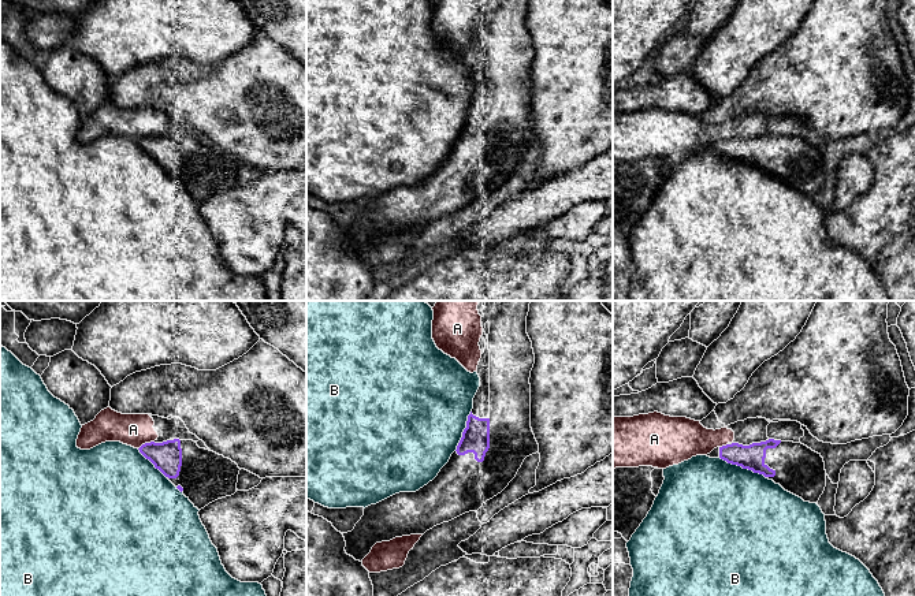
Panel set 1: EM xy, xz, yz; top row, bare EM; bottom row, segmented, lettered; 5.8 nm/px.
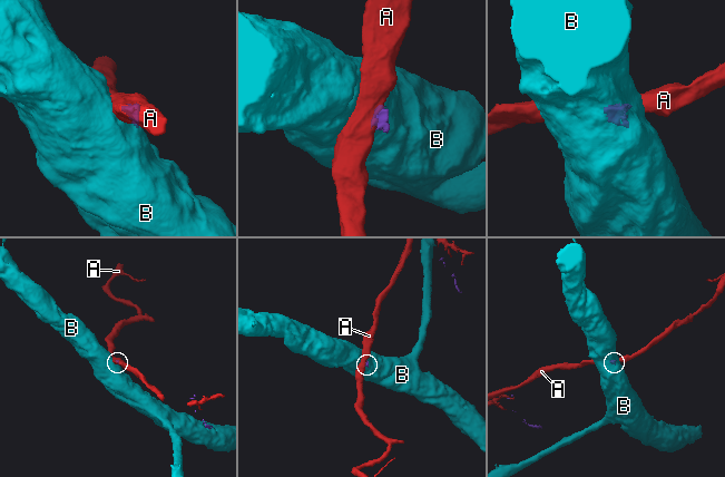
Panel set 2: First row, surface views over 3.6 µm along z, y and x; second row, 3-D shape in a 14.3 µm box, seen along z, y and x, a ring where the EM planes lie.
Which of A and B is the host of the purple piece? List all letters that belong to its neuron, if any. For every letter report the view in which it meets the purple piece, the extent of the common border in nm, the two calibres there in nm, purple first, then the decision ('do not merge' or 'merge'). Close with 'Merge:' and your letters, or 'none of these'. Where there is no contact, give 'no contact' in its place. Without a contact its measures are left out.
A: xy | 110 nm | 180/190 nm | do not merge
B: yz | 300 nm | 150/500 nm | do not merge
Merge: none of these

